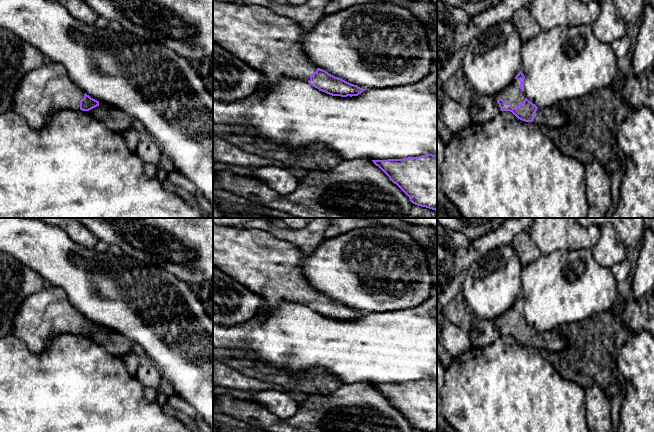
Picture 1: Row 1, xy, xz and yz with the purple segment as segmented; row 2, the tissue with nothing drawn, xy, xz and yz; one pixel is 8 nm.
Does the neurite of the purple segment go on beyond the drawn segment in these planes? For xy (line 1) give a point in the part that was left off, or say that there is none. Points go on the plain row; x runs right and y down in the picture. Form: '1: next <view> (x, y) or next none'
1: next xy (47, 313)

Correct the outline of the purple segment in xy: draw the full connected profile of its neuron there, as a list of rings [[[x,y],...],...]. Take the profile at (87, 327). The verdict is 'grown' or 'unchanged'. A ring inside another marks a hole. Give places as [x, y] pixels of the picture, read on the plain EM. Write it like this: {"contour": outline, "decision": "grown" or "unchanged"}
{"contour": [[[46,286],[42,290],[25,298],[18,307],[16,317],[14,319],[12,334],[21,339],[30,351],[43,351],[51,339],[63,333],[89,335],[99,330],[99,325],[91,322],[82,315],[70,302],[66,293],[57,287]]], "decision": "grown"}

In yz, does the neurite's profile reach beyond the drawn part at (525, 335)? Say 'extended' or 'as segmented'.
extended

